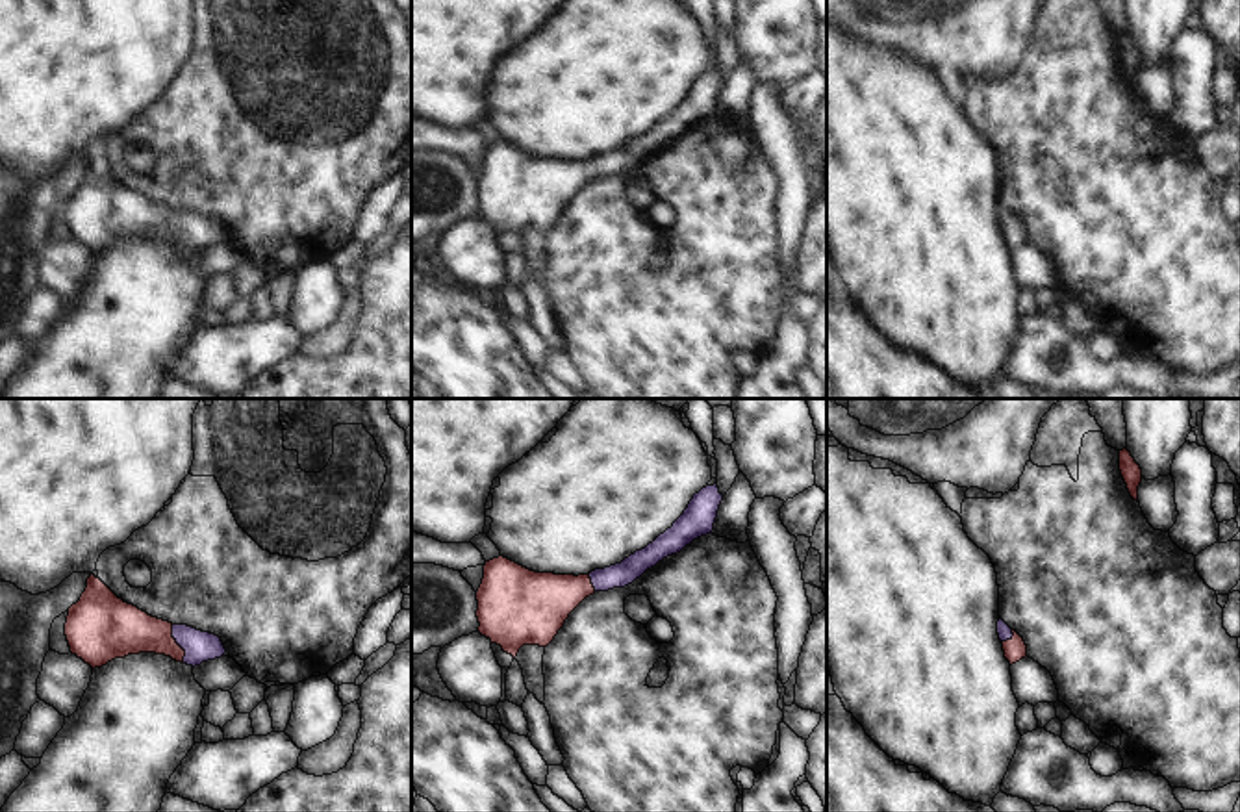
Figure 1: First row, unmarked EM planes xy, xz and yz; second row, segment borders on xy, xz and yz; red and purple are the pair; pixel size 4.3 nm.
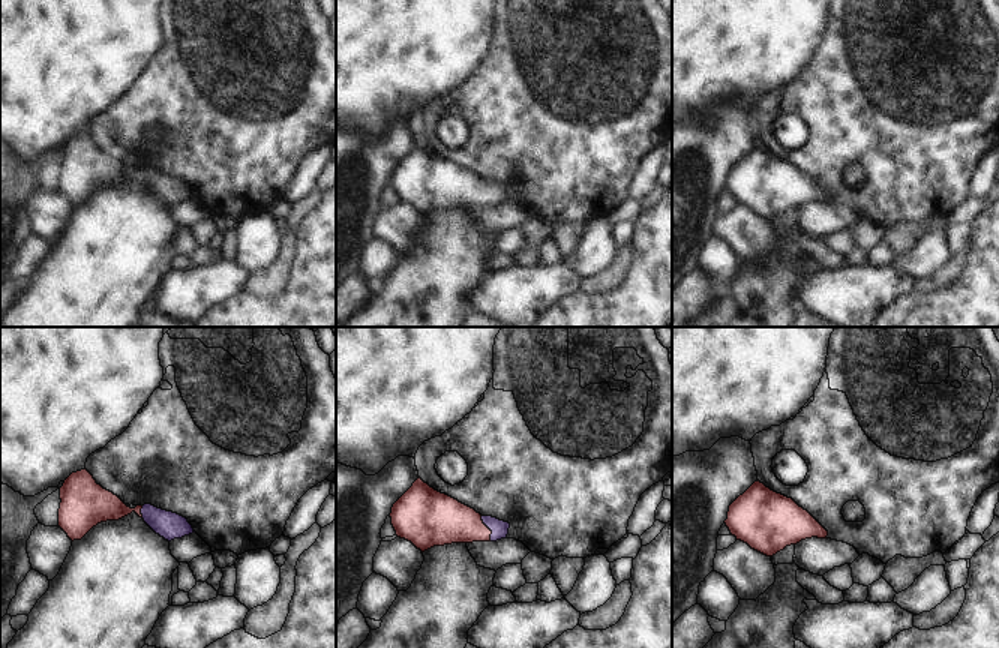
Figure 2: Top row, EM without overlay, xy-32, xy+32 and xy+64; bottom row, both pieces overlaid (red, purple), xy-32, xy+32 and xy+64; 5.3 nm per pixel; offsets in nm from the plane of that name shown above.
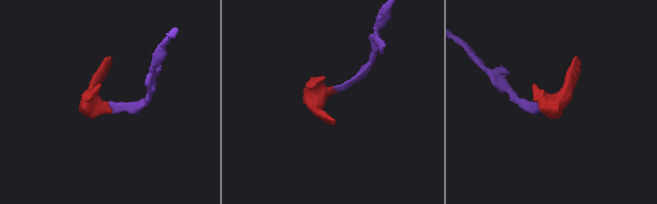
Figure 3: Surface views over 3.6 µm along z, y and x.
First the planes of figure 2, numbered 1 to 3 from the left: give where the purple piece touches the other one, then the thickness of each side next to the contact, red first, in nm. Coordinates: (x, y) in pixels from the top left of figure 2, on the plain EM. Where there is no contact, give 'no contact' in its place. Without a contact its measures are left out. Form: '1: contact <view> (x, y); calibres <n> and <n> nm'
1: contact xy-32 (140, 176); calibres 200 and 150 nm
2: contact xy+32 (488, 192); calibres 260 and 90 nm
3: no contact

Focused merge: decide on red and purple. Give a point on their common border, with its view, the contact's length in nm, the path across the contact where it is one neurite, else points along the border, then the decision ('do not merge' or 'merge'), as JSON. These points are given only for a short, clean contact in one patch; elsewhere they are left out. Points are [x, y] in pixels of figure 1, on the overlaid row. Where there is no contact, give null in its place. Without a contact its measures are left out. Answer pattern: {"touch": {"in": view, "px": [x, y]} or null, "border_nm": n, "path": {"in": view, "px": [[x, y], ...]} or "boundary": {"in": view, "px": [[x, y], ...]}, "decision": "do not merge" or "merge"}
{"touch": {"in": "xy", "px": [177, 644]}, "border_nm": 180, "path": {"in": "xy", "px": [[121, 629], [162, 636], [177, 644], [199, 646]]}, "decision": "merge"}

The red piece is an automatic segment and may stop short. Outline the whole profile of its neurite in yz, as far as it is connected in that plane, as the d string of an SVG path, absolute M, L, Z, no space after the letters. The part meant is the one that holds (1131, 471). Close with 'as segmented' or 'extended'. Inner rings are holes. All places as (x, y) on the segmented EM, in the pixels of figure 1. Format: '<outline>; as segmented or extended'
M1127 449L1120 450L1120 471L1127 484L1131 497L1138 499L1138 486L1142 482L1142 469Z; as segmented

